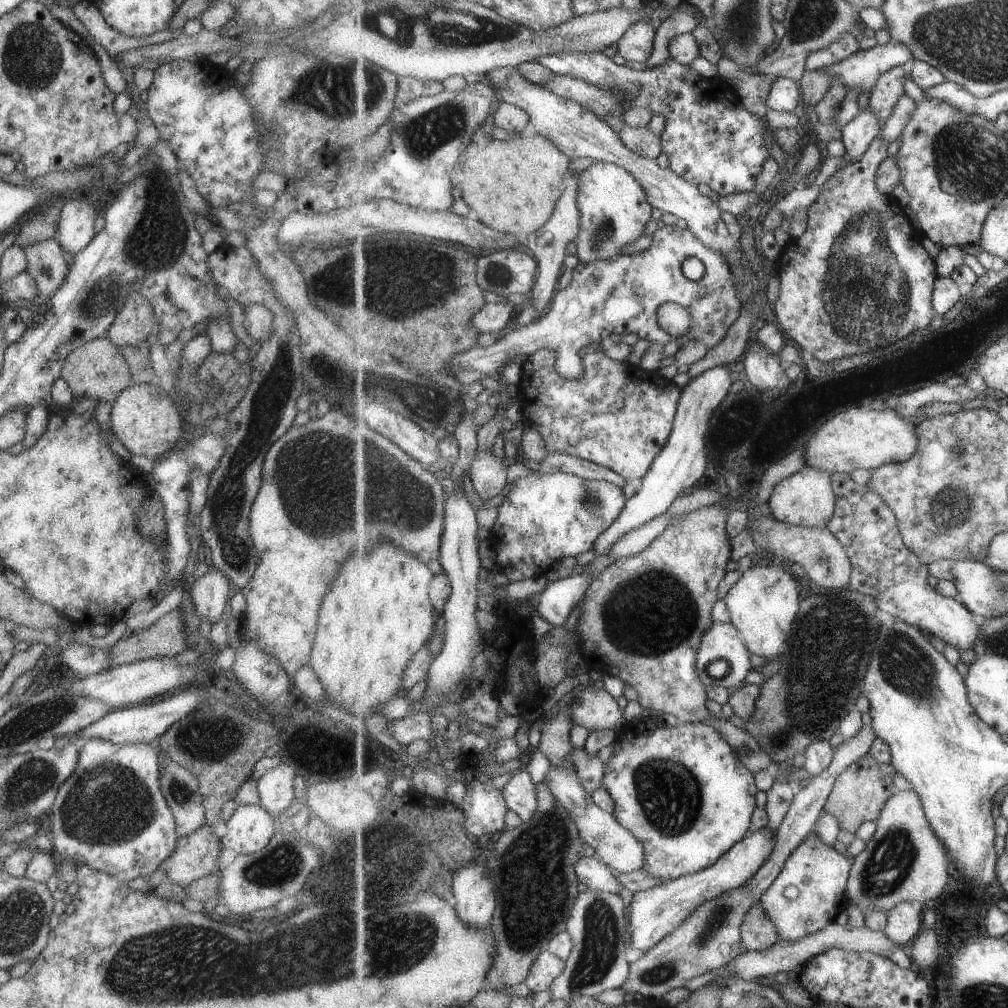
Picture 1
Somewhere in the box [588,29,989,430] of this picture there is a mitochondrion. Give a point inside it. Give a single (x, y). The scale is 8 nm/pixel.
(862, 292)

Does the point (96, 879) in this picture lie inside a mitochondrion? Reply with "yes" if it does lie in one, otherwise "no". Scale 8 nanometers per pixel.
no

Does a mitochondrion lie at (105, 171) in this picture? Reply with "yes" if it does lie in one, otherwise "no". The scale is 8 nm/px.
no

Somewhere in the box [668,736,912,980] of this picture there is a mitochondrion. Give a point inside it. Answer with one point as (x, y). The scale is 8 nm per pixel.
(706, 932)

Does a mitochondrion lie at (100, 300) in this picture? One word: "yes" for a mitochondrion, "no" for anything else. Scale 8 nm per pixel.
yes

